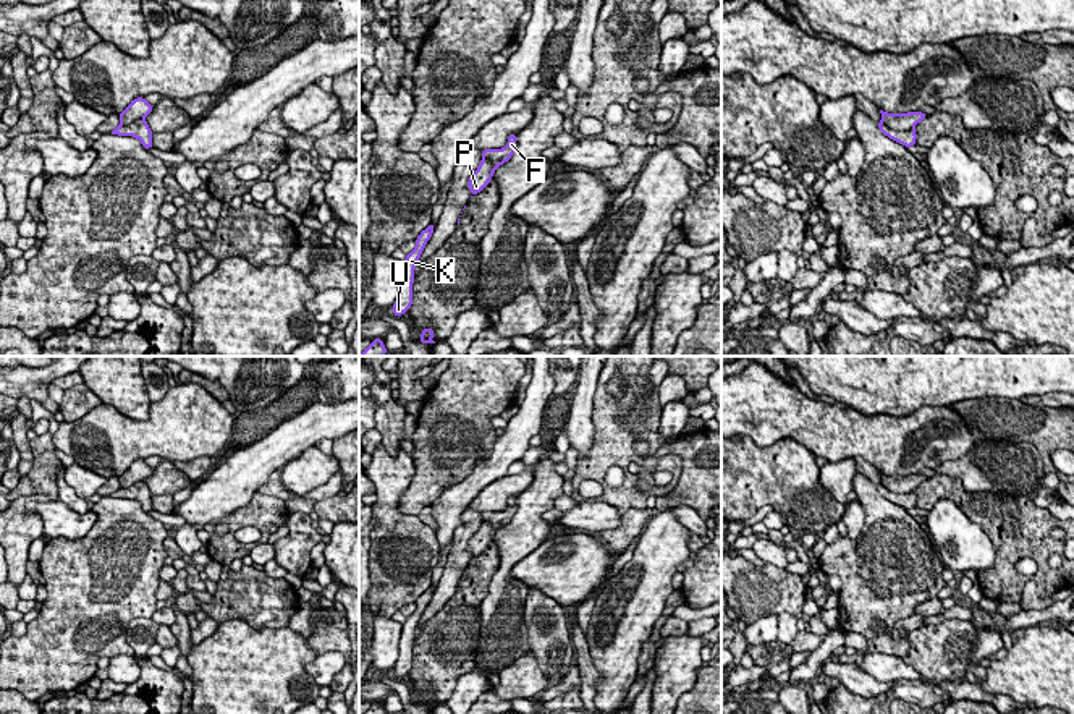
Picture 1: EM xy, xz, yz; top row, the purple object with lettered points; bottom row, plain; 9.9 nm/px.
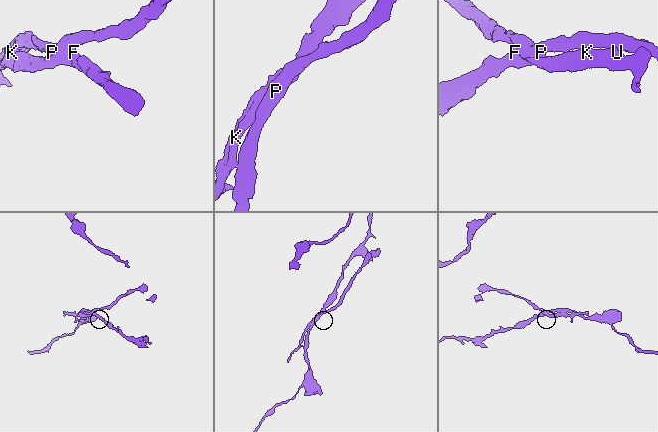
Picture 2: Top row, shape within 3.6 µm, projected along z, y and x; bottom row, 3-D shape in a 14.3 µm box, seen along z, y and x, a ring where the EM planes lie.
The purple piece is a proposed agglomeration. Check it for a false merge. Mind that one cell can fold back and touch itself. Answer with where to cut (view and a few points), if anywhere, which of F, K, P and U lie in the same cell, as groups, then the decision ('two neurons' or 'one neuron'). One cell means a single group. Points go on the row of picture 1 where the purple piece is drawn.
no cut | F K P U | one neuron

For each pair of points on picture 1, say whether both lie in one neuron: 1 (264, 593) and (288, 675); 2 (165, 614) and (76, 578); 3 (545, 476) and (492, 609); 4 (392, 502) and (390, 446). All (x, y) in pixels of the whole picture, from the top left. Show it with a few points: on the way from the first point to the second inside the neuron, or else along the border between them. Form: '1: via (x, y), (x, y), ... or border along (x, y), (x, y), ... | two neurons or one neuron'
1: border along (236, 619), (254, 628), (287, 627) | two neurons
2: border along (157, 609), (151, 617) | two neurons
3: via (529, 509), (528, 530), (513, 544), (502, 577) | one neuron
4: border along (380, 444), (392, 455), (398, 454) | two neurons

